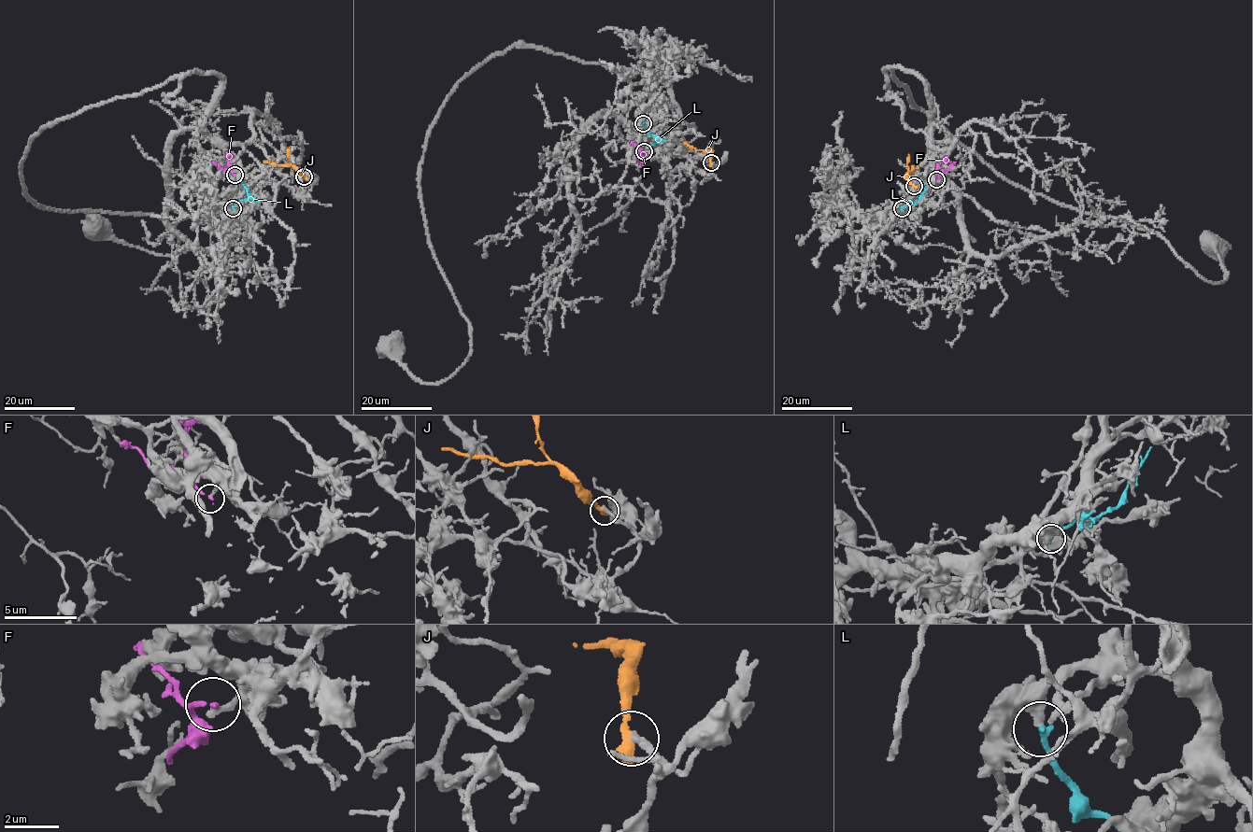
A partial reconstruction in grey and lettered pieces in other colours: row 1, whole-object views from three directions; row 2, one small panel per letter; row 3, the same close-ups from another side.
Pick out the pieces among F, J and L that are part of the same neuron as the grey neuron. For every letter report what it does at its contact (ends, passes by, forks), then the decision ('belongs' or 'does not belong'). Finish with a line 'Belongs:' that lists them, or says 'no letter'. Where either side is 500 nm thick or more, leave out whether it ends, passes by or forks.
F: it ends | does not belong
J: it ends | does not belong
L: it ends | does not belong
Belongs: no letter

